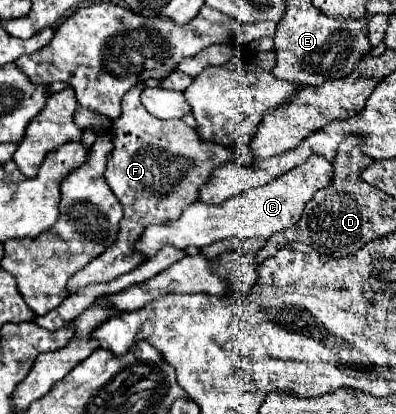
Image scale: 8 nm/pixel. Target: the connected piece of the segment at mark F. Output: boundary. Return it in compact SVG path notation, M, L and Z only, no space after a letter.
M140 82L122 98L122 116L112 122L114 146L106 162L104 178L124 208L118 240L102 256L90 262L84 272L80 270L74 274L70 280L72 294L90 282L110 282L142 264L144 258L136 254L134 246L144 228L180 218L184 206L198 200L198 192L206 182L206 176L210 176L212 170L222 162L236 161L233 151L212 142L202 142L196 130L188 128L184 122L162 122L152 118L152 114L148 114L140 102L144 88L144 82Z

